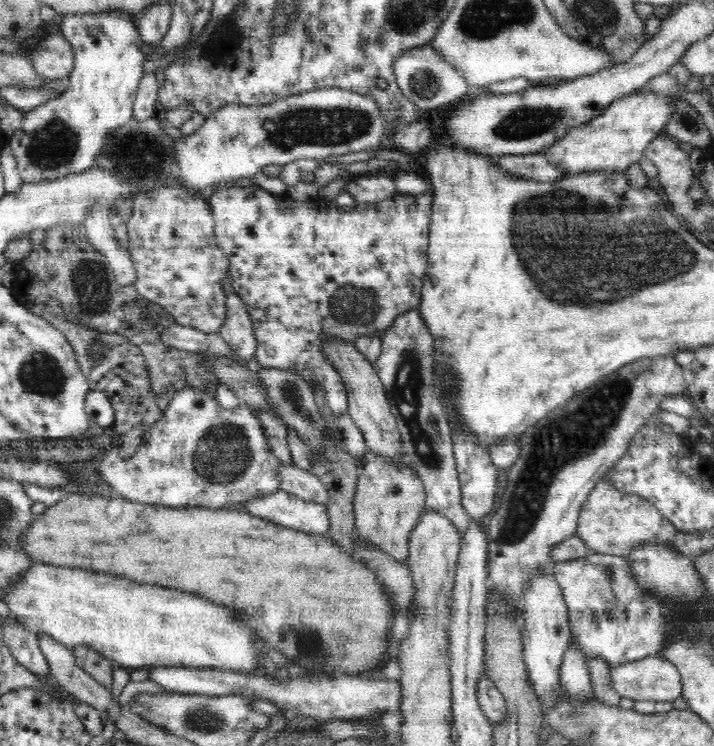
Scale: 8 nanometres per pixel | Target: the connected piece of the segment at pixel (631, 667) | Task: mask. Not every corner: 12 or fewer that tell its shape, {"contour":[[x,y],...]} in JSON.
{"contour":[[659,655],[611,666],[621,698],[673,703],[681,674]]}

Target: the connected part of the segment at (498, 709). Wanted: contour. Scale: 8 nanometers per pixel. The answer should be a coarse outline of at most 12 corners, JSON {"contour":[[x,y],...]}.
{"contour":[[486,675],[478,680],[478,701],[493,727],[507,720],[500,689]]}

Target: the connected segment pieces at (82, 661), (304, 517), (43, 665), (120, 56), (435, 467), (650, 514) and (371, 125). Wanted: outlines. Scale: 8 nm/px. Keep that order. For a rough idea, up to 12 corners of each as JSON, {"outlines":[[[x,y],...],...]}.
{"outlines":[[[78,645],[73,655],[80,668],[110,689],[113,660],[86,645]],[[282,489],[240,511],[306,534],[329,532],[324,504]],[[11,615],[4,641],[16,661],[43,678],[50,667],[34,633]],[[61,17],[75,65],[8,139],[24,183],[94,168],[133,118],[137,18]],[[419,309],[396,316],[375,368],[423,482],[462,535],[452,426]],[[607,478],[588,494],[576,535],[628,557],[678,531],[647,499]],[[372,97],[222,105],[174,139],[181,186],[376,149]]]}

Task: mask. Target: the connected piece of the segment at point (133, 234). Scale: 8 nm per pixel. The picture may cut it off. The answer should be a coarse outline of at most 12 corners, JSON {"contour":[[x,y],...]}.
{"contour":[[176,185],[133,199],[135,290],[218,333],[230,261],[210,205]]}

